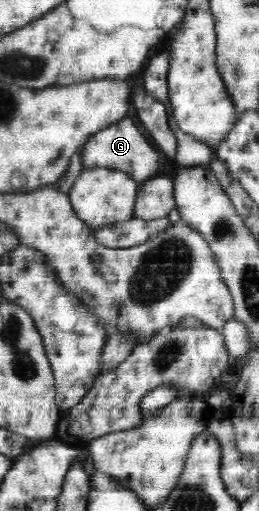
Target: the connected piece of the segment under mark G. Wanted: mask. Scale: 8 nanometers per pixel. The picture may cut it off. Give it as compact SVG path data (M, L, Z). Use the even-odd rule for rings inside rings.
M124 117L95 132L85 142L82 150L82 168L110 167L110 169L120 169L126 171L134 178L134 181L141 184L156 175L154 172L158 168L158 152L150 138L142 135L136 122Z

